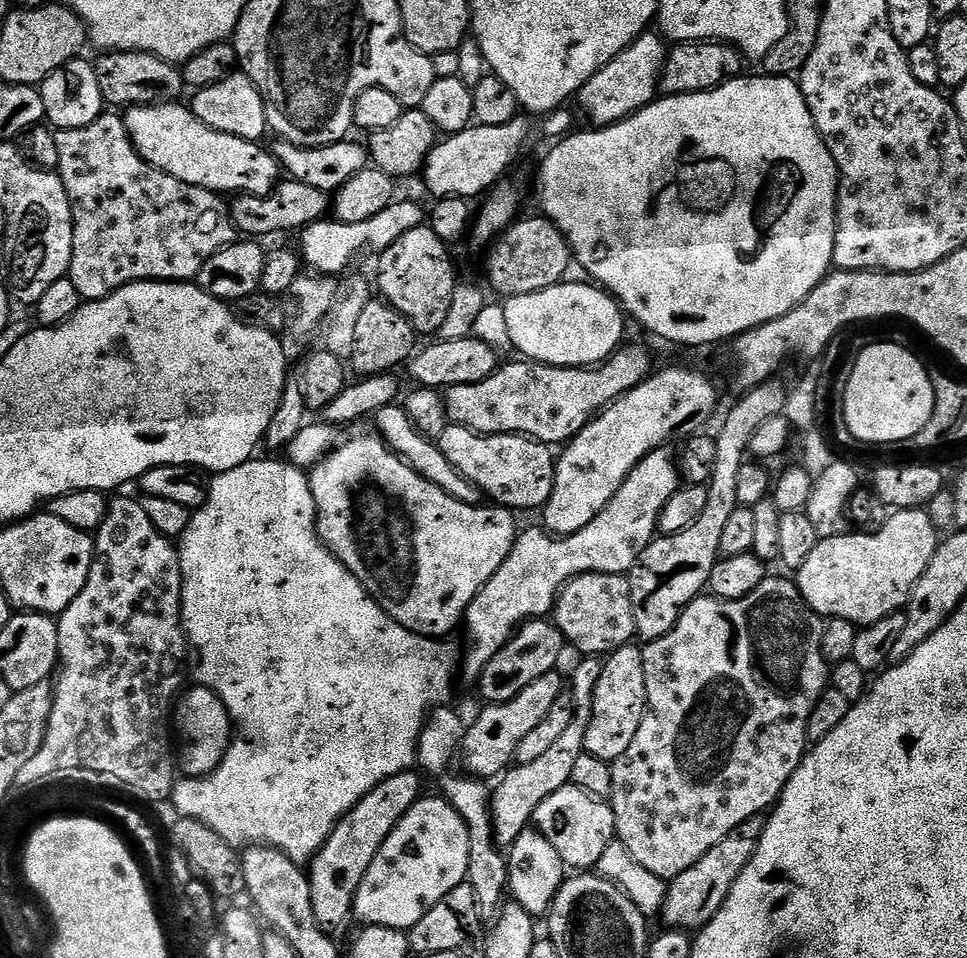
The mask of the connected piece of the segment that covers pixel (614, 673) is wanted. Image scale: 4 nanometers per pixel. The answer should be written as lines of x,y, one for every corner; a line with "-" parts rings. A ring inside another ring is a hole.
635,643
624,644
608,653
602,663
602,678
592,695
592,717
586,726
584,750
609,762
622,758
642,726
642,718
648,710
646,698
646,670
642,670
643,651

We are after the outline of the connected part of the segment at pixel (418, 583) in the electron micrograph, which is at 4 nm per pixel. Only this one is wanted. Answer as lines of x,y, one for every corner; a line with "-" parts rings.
379,434
371,435
350,437
345,444
343,441
339,446
333,448
315,468
311,469
312,493
316,503
316,532
320,535
321,542
332,551
332,555
337,556
348,567
350,574
354,574
358,582
362,582
364,589
380,603
382,610
386,610
386,614
390,614
390,618
394,618
402,626
406,626
406,630
416,632
420,636
447,637
447,632
461,627
464,613
468,611
470,602
474,602
482,586
486,586
486,582
494,578
494,570
498,570
498,566
506,562
506,554
510,554
518,535
516,520
512,517
515,516
513,509
499,506
484,508
485,506
458,502
458,498
450,498
450,494
438,490
434,482
422,478
422,474
418,474
402,457
397,456

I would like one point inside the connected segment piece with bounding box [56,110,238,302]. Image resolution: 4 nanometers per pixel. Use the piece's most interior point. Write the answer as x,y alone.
130,221

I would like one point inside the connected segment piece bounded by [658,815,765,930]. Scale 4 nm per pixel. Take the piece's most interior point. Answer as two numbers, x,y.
693,897

